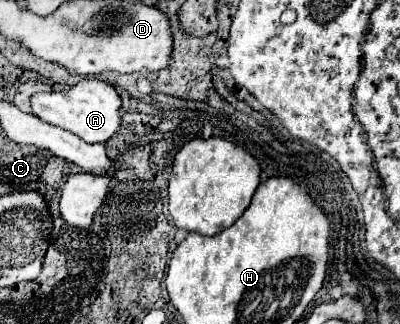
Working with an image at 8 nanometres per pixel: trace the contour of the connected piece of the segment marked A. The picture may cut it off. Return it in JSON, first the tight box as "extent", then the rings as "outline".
{"extent":[32,79,122,143],"outline":[[[84,79],[68,91],[38,93],[32,97],[32,111],[36,117],[78,135],[86,143],[104,143],[120,129],[120,105],[122,99],[116,87],[100,79]]]}

